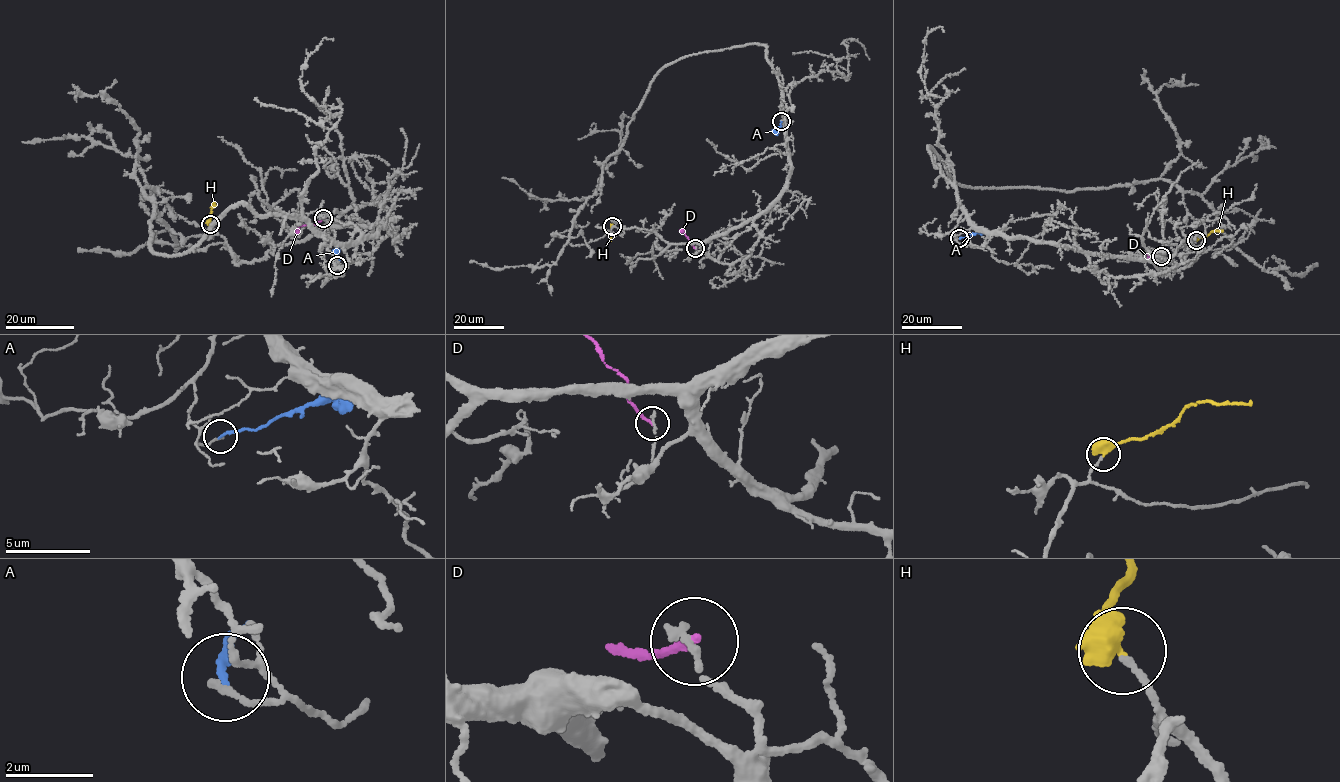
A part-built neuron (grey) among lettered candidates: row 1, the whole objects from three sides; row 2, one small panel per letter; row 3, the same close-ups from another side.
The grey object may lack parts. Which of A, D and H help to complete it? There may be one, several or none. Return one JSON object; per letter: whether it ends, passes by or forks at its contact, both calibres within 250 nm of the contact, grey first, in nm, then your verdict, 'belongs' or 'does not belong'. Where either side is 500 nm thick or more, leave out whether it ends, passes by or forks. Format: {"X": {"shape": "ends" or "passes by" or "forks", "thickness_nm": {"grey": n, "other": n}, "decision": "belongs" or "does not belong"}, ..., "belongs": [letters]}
{"A": {"shape": "ends", "thickness_nm": {"grey": 130, "other": 180}, "decision": "does not belong"}, "D": {"shape": "ends", "thickness_nm": {"grey": 190, "other": 160}, "decision": "does not belong"}, "H": {"thickness_nm": {"grey": 150, "other": 700}, "decision": "belongs"}, "belongs": ["H"]}

